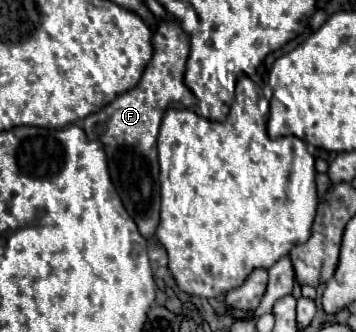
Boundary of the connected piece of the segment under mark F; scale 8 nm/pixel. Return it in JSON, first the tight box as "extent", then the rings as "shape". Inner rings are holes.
{"extent":[84,21,198,239],"shape":[[[158,21],[158,29],[152,37],[154,55],[146,65],[138,85],[118,95],[108,107],[90,115],[84,121],[84,129],[90,139],[98,139],[108,155],[108,167],[112,183],[122,199],[126,213],[138,225],[144,239],[154,239],[154,231],[160,223],[160,183],[158,183],[158,151],[156,139],[160,121],[166,109],[192,109],[198,101],[196,95],[184,85],[184,69],[190,53],[188,35],[174,21]]]}

